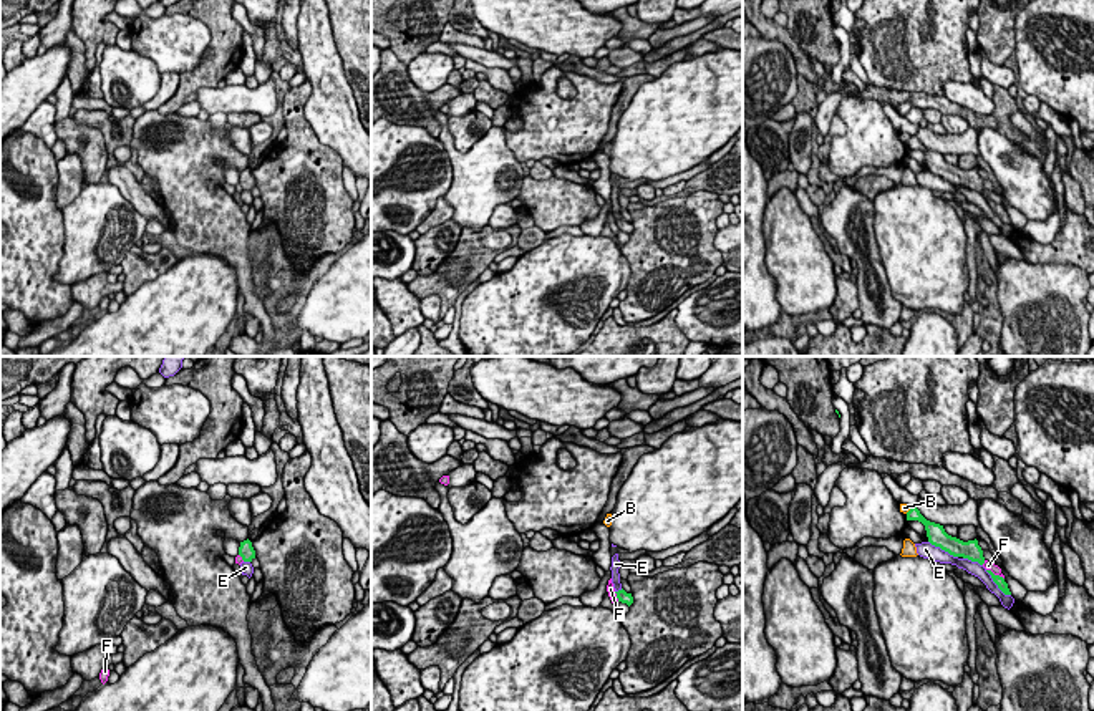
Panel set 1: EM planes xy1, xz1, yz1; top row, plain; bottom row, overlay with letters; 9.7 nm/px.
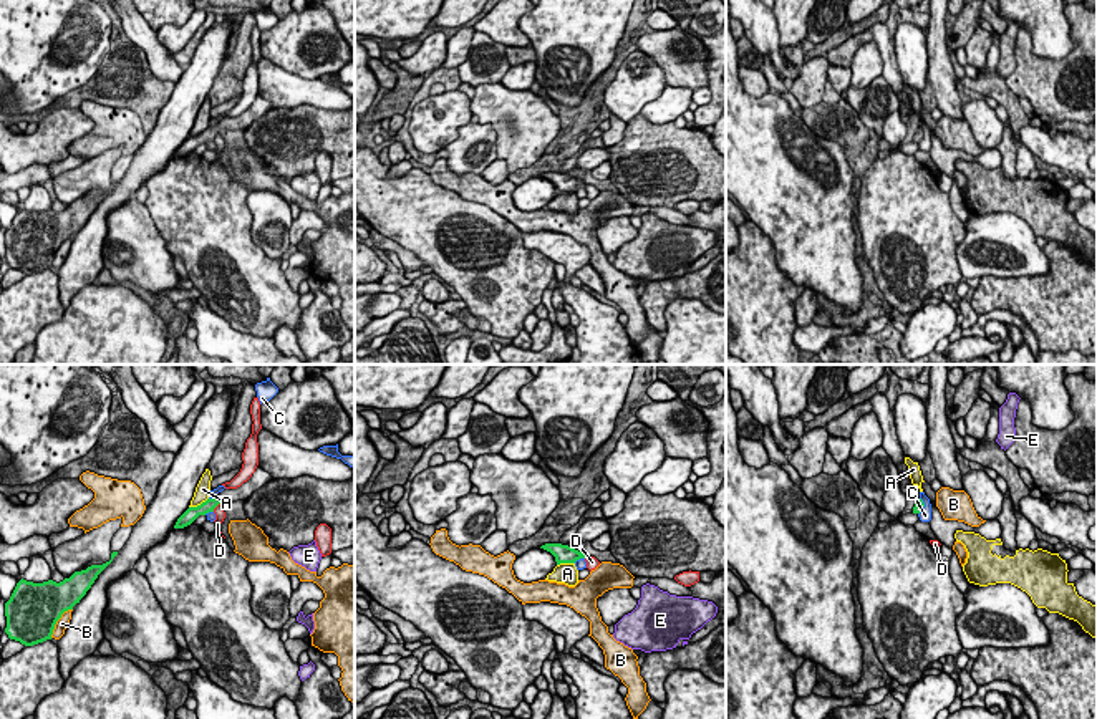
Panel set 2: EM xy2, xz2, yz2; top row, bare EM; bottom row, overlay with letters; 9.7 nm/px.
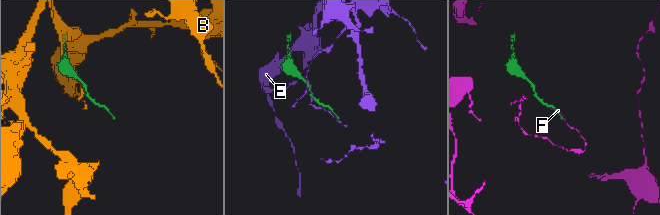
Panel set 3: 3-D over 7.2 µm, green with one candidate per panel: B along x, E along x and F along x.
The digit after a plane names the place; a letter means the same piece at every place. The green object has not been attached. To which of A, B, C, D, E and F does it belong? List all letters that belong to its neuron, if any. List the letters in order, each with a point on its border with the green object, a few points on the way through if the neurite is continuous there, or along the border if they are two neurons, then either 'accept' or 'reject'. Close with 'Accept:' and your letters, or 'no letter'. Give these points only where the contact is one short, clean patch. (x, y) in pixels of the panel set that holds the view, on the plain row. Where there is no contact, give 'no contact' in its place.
A: meets green in xy2 at (198, 135); border along xy2 (207, 126), (189, 136); reject
B: meets green in xy2 at (57, 249); reject
C: meets green in yz2 at (923, 135); border along yz2 (920, 126), (923, 135), (918, 143); reject
D: meets green in xy2 at (216, 135); border along xy2 (219, 131), (212, 139); reject
E: meets green in yz1 at (997, 212); reject
F: meets green in yz1 at (993, 203); reject
Accept: no letter

